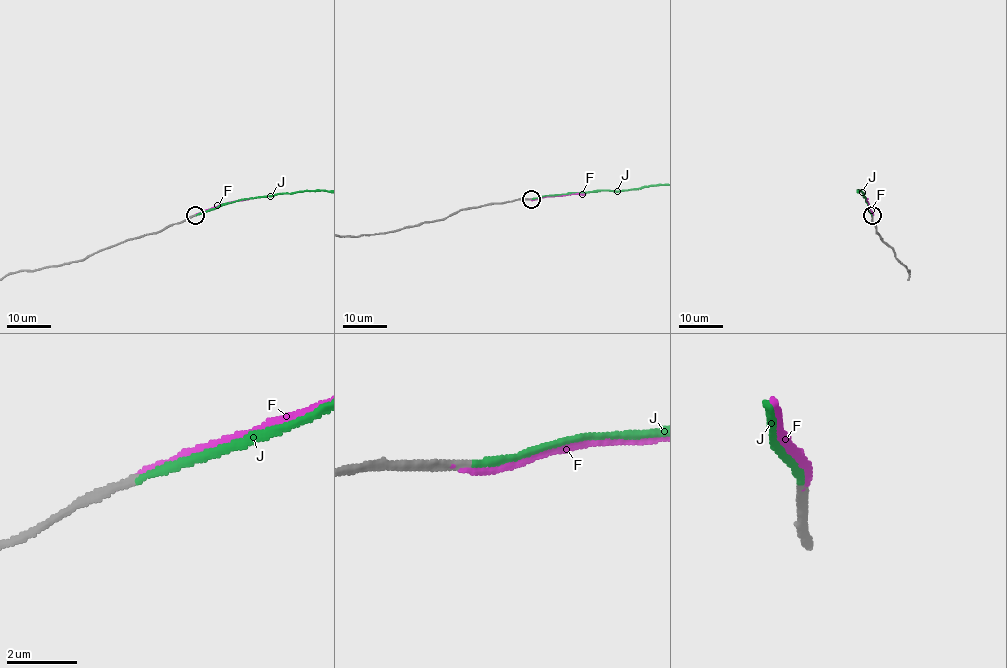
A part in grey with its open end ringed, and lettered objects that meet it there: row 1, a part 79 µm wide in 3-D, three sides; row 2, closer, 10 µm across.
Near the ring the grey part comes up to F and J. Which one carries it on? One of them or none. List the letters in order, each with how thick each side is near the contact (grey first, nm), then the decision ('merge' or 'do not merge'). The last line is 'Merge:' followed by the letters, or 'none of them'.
F: 240 nm thick on the grey side, 180 nm on the other; do not merge
J: 200 nm thick on the grey side, 180 nm on the other; merge
Merge: J

